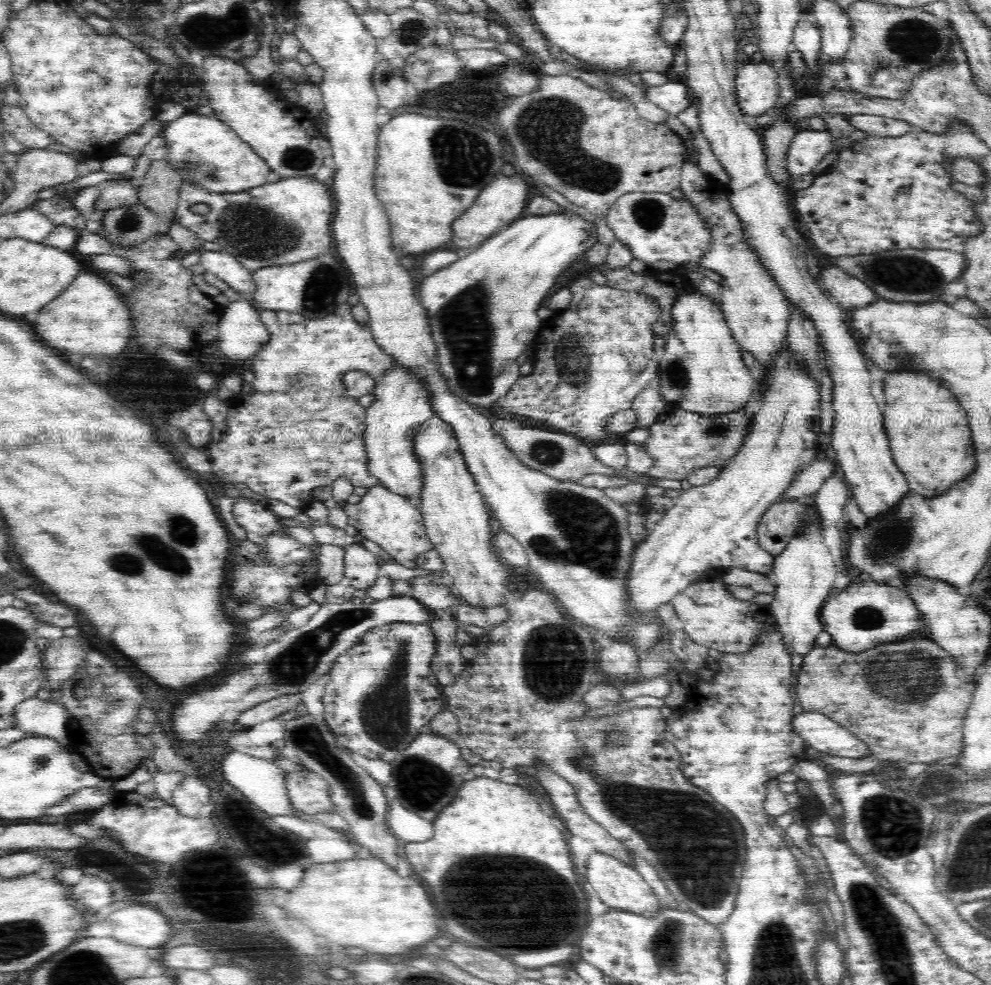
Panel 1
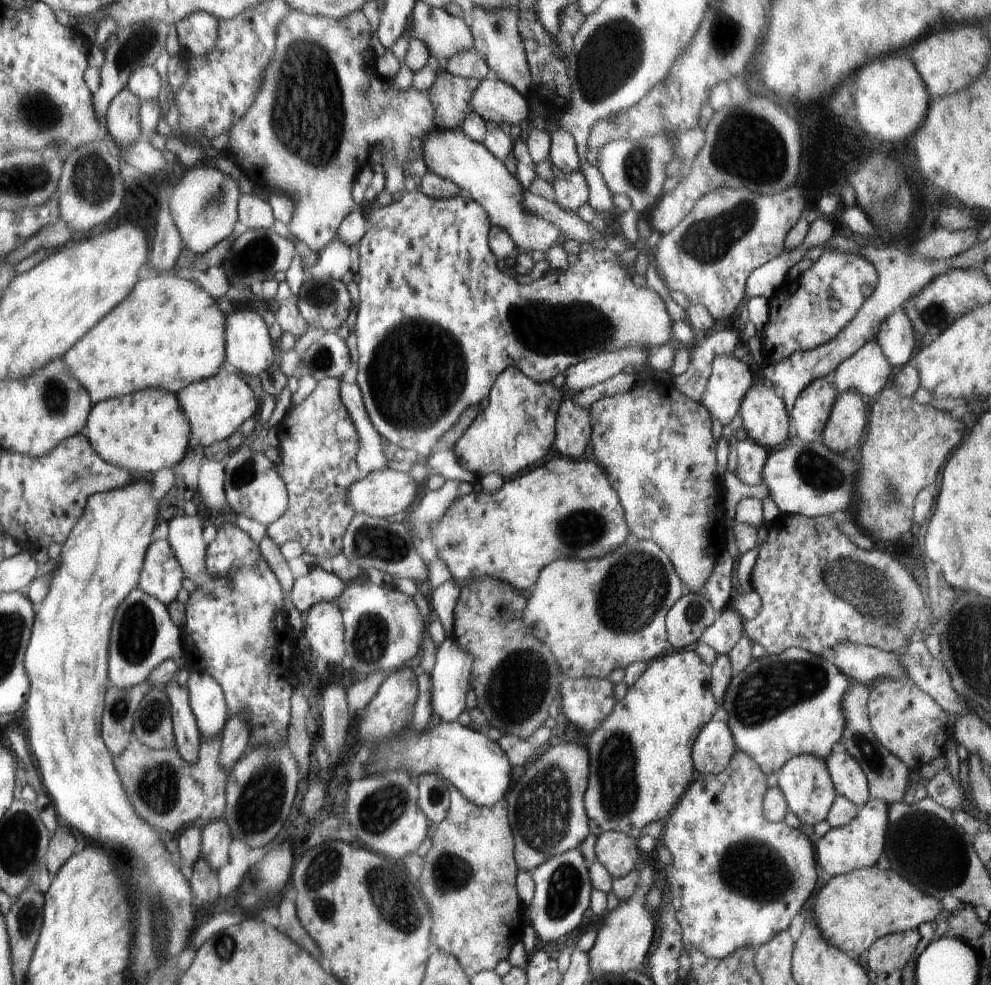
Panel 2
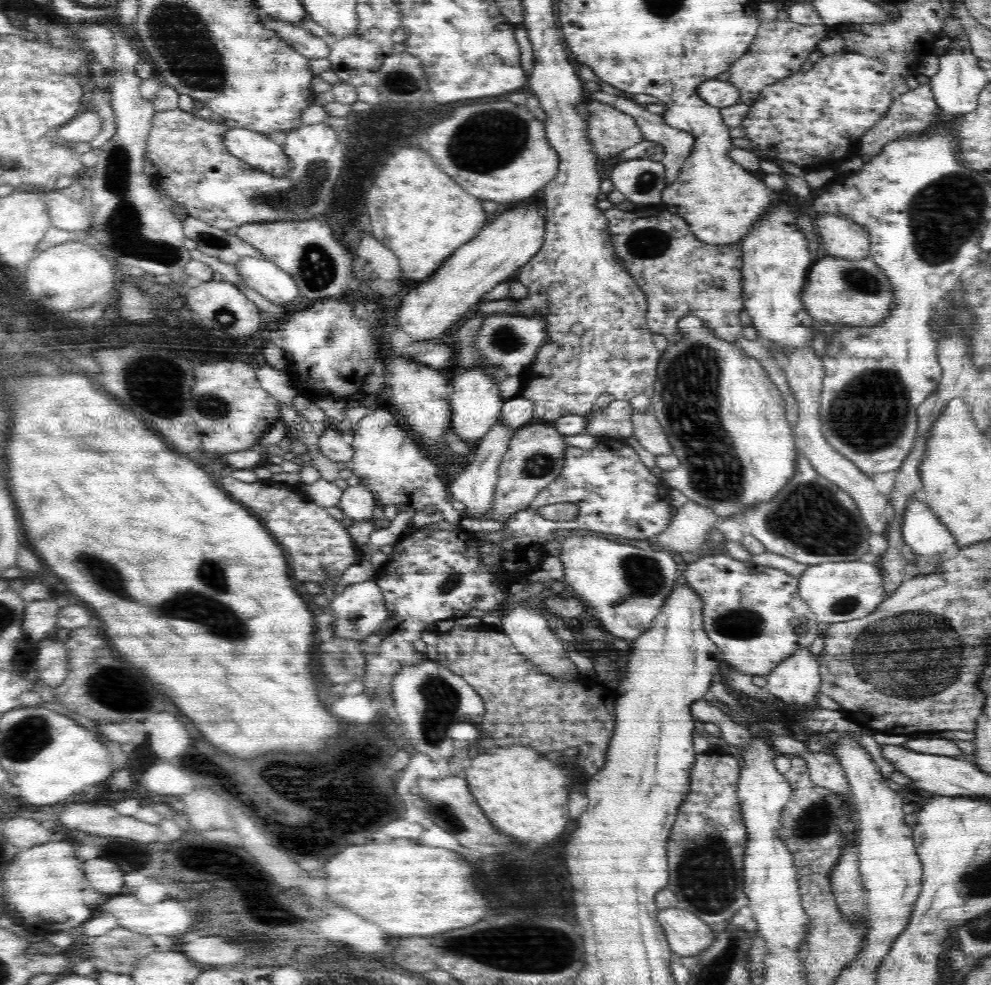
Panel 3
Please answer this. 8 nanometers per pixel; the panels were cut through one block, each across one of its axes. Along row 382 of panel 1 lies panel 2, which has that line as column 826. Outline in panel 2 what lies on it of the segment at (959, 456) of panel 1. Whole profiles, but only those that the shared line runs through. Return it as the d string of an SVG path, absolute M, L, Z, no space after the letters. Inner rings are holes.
M874 865L833 876L817 894L813 918L831 945L857 958L884 934L903 933L934 922L941 910L937 898L923 893L891 868L878 869Z

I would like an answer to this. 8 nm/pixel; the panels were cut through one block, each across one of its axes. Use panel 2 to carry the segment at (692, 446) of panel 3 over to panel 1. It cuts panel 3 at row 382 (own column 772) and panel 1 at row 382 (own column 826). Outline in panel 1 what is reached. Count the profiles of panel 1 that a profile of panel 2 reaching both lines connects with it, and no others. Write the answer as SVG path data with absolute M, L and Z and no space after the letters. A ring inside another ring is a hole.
M698 291L682 294L676 300L671 315L673 328L667 335L665 354L659 358L655 381L668 409L715 415L745 408L753 392L759 390L760 384L750 375L750 370L744 365L742 350L733 338L718 301Z

